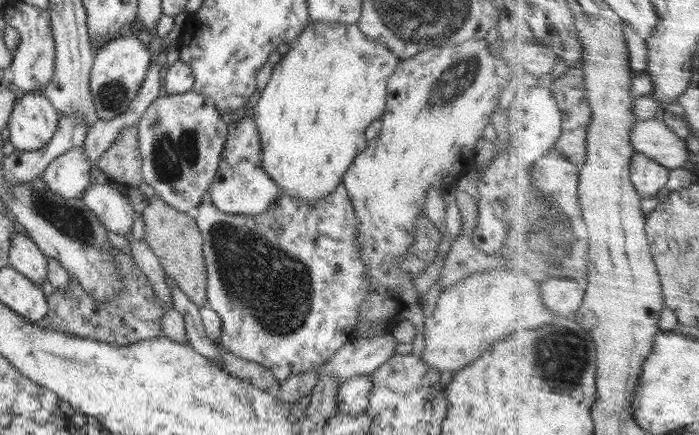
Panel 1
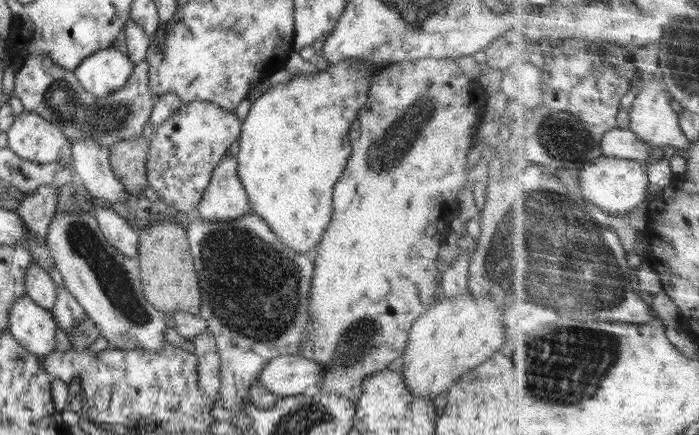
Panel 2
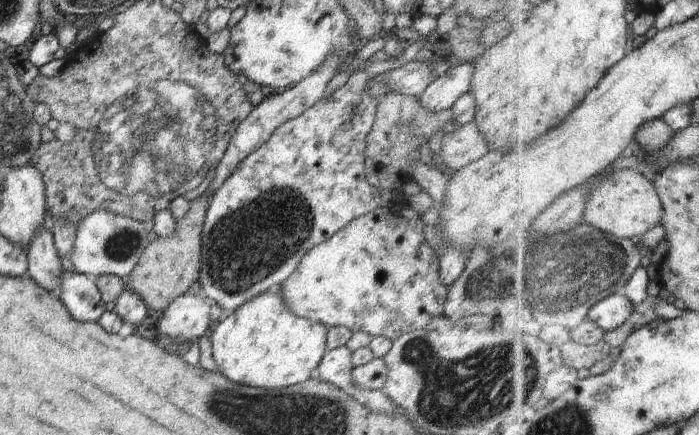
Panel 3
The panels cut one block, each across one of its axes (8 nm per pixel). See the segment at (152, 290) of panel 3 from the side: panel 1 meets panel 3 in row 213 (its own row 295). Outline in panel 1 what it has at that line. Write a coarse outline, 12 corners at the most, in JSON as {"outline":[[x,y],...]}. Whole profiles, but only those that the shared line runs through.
{"outline":[[151,198],[141,214],[161,268],[194,304],[207,304],[195,219]]}

